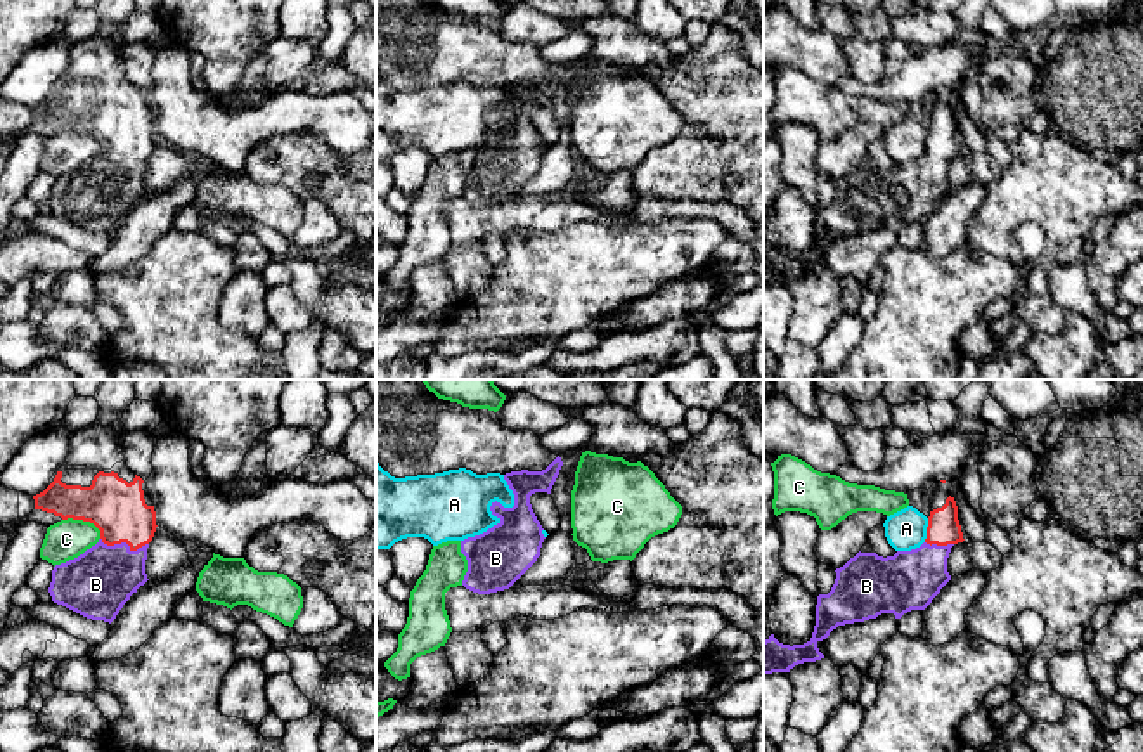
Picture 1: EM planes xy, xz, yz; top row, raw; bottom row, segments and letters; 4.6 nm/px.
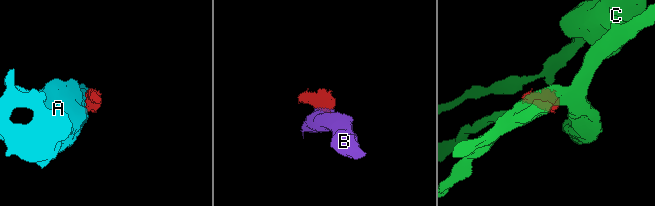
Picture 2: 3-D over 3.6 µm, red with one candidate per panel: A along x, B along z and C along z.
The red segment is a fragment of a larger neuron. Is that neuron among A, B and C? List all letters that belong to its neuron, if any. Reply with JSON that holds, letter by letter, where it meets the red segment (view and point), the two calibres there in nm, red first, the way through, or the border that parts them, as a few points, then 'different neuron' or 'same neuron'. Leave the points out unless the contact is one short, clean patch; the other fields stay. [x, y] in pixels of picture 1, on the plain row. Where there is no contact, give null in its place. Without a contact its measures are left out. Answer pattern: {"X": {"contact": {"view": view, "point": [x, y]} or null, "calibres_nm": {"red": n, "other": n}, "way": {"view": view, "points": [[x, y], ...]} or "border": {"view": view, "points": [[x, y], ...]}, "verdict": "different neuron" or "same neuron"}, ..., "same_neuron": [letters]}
{"A": {"contact": {"view": "yz", "point": [927, 142]}, "calibres_nm": {"red": 150, "other": 190}, "border": {"view": "yz", "points": [[929, 130], [923, 153]]}, "verdict": "different neuron"}, "B": {"contact": {"view": "xy", "point": [123, 153]}, "calibres_nm": {"red": 260, "other": 320}, "way": {"view": "xy", "points": [[116, 120], [123, 130], [123, 153], [116, 175], [96, 196]]}, "verdict": "same neuron"}, "C": {"contact": {"view": "xy", "point": [85, 132]}, "calibres_nm": {"red": 260, "other": 190}, "border": {"view": "xy", "points": [[63, 130], [89, 132], [101, 149]]}, "verdict": "different neuron"}, "same_neuron": ["B"]}

